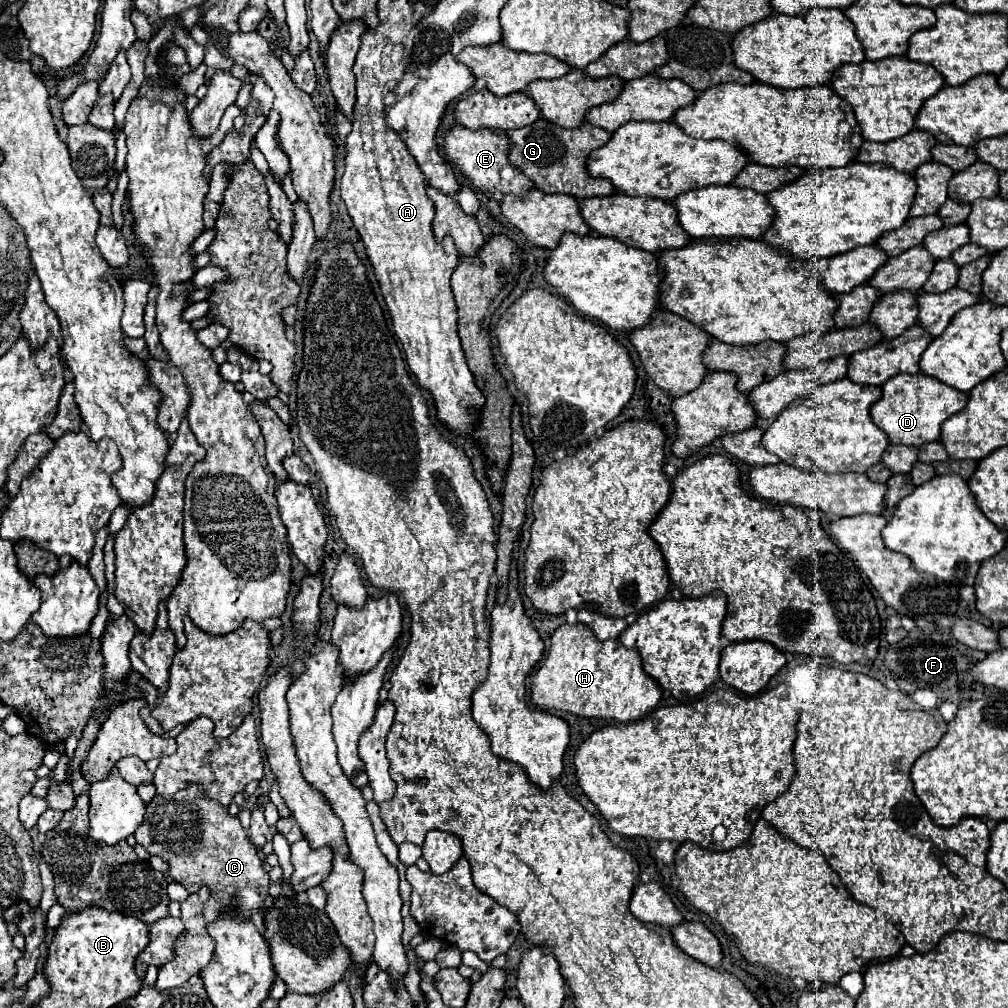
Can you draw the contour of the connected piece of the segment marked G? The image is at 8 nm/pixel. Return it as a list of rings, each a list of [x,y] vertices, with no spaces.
[[[538,119],[532,123],[532,127],[522,127],[520,131],[508,131],[510,139],[510,153],[508,159],[514,167],[518,167],[536,189],[544,193],[568,193],[578,199],[586,197],[604,197],[614,193],[616,189],[608,179],[594,179],[586,173],[584,161],[590,151],[602,147],[608,143],[612,133],[590,125],[588,121],[582,121],[576,129],[562,129],[550,121]]]

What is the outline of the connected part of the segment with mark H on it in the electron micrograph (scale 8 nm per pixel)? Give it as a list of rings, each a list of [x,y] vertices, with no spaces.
[[[560,625],[550,637],[550,651],[538,667],[532,681],[532,703],[542,711],[568,711],[578,717],[616,719],[620,723],[636,721],[652,711],[662,697],[660,685],[642,669],[642,659],[636,649],[626,649],[620,641],[598,641],[594,633],[582,625]]]

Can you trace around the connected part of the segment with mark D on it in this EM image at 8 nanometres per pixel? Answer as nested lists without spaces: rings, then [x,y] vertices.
[[[900,373],[882,385],[882,397],[870,407],[870,417],[888,435],[890,443],[920,447],[922,443],[936,441],[940,437],[940,425],[950,415],[962,411],[966,403],[966,393],[948,387],[934,377],[928,377],[924,373]]]

